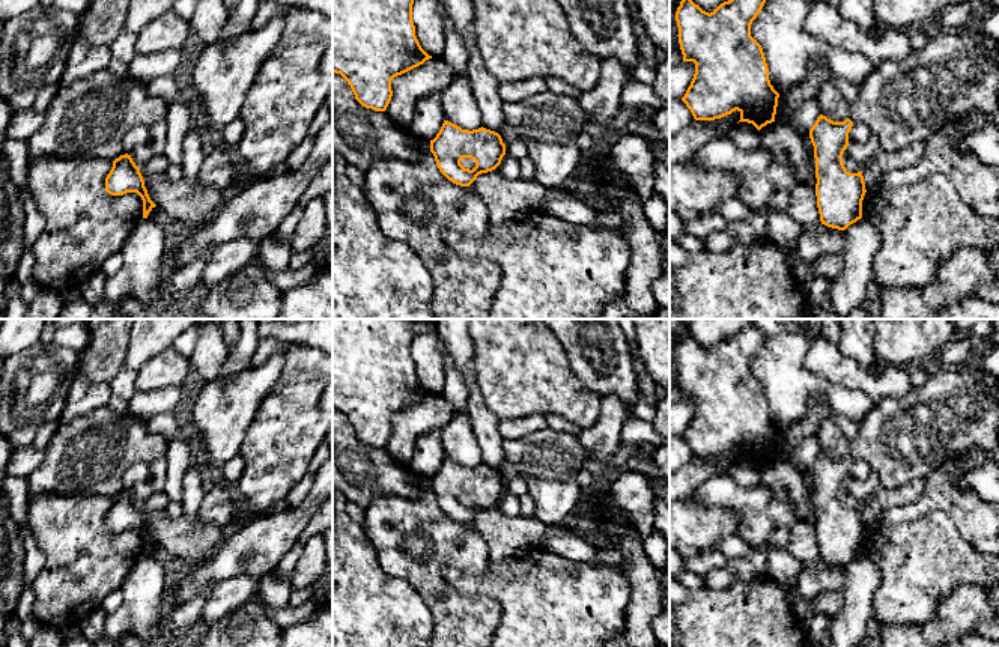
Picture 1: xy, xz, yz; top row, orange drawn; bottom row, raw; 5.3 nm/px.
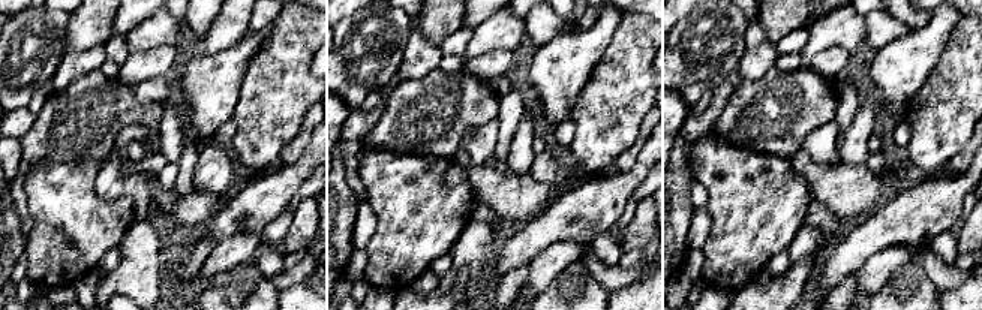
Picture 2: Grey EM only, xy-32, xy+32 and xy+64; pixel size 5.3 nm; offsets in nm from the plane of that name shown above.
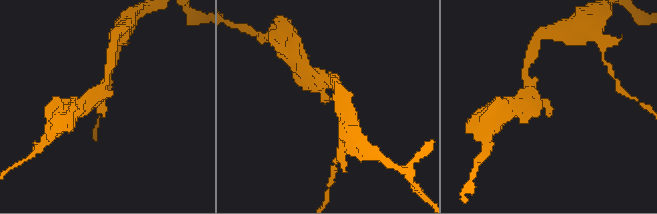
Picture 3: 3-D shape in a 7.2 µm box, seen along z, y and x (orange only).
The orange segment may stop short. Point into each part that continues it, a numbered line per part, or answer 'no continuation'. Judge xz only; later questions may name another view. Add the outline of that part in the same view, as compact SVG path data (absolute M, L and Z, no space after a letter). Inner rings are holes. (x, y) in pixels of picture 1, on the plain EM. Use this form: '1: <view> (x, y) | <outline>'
no continuation

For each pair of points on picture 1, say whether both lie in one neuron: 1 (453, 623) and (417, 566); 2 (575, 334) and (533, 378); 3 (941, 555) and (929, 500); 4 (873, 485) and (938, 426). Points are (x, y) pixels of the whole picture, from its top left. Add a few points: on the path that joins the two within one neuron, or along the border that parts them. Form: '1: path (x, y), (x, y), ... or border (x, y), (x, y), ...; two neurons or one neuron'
1: path (452, 610), (428, 580); one neuron
2: border (554, 334), (563, 346), (569, 367), (576, 378); two neurons
3: border (898, 524), (941, 509), (959, 533); two neurons
4: border (871, 468), (882, 488); two neurons

